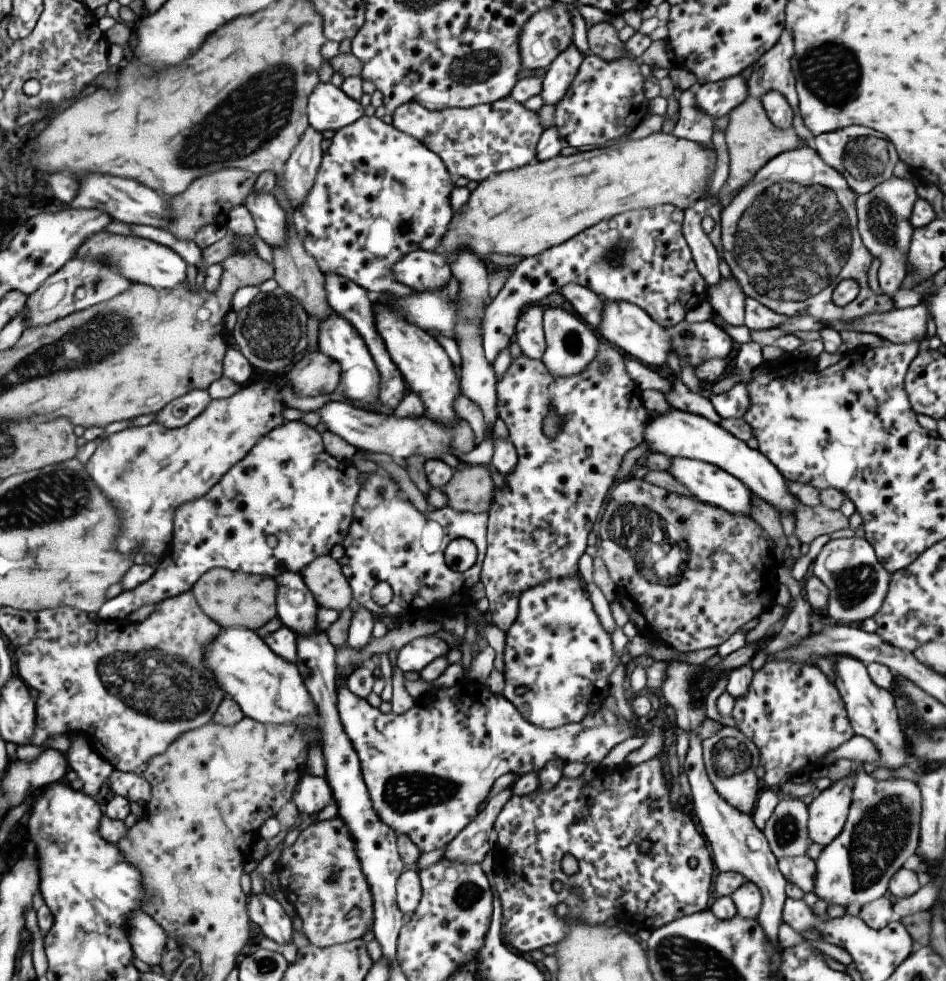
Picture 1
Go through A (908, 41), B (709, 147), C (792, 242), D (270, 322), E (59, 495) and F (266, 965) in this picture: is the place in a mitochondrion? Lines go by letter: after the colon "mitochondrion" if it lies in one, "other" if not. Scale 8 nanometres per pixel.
A: other
B: other
C: mitochondrion
D: mitochondrion
E: mitochondrion
F: mitochondrion

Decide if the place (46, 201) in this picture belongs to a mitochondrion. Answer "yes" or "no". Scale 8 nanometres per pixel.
no

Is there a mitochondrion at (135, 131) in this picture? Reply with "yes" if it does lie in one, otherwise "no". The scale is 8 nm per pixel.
no

